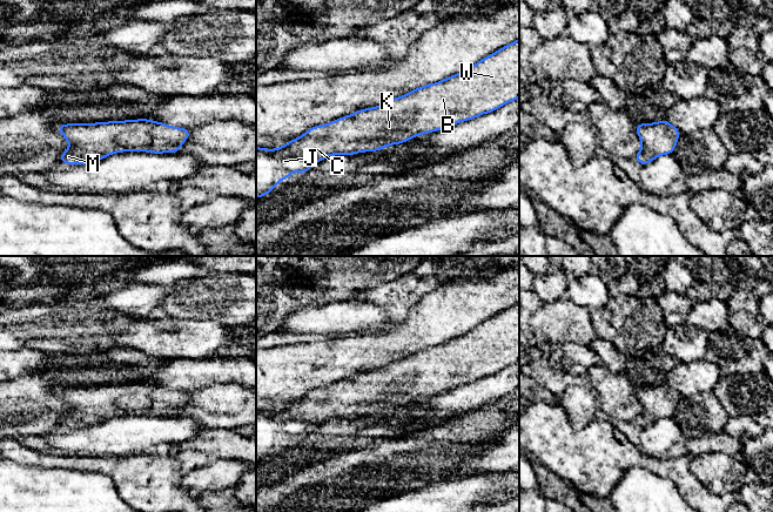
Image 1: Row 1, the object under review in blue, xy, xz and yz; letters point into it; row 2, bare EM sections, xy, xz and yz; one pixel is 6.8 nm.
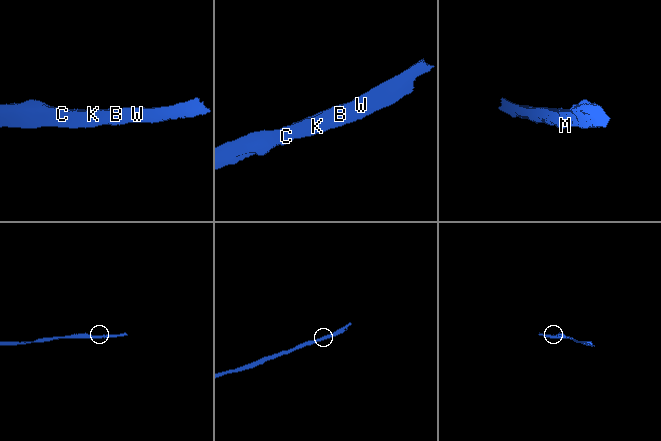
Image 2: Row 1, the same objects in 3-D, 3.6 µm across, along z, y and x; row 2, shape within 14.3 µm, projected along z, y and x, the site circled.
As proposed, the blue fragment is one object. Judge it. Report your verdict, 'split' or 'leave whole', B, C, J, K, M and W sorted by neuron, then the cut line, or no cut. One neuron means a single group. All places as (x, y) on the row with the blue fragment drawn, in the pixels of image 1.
leave whole | B C J K M W | no cut

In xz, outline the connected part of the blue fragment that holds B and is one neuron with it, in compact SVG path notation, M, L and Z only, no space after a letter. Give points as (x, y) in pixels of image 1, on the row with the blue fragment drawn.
M519 39L484 58L469 69L451 75L433 85L422 86L384 105L357 110L328 124L310 128L305 134L276 149L256 147L256 197L269 194L275 184L288 178L293 171L307 173L311 167L330 155L354 155L362 151L376 151L390 144L398 144L425 133L432 133L453 124L491 113L503 105L519 97Z

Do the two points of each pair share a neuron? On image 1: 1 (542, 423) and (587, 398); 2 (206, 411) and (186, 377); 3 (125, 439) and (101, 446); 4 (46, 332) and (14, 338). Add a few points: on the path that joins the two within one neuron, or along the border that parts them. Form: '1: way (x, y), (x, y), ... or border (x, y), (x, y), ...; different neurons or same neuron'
1: border (559, 404), (576, 429), (583, 429), (589, 423); different neurons
2: border (221, 384), (204, 385), (190, 392); different neurons
3: way (119, 439), (107, 440); same neuron
4: way (38, 332), (22, 332); same neuron

